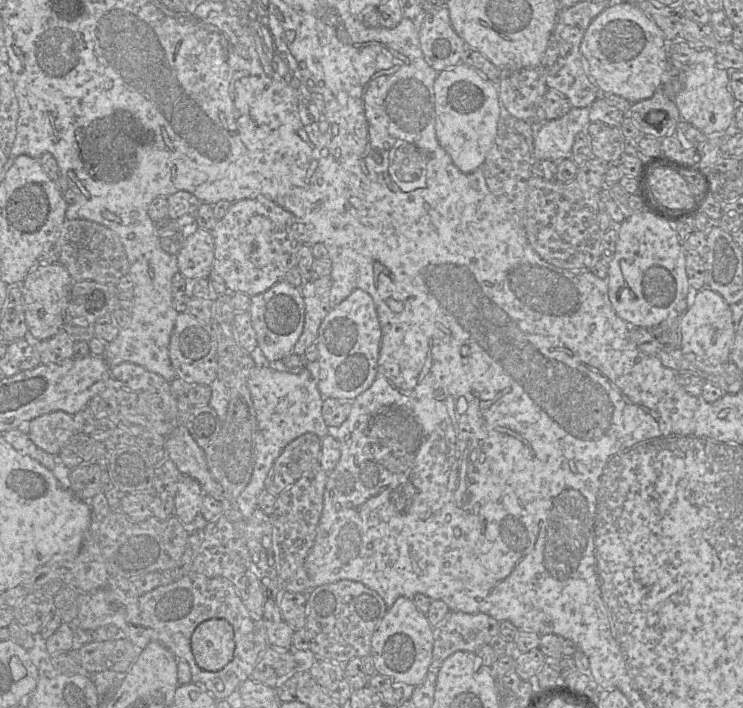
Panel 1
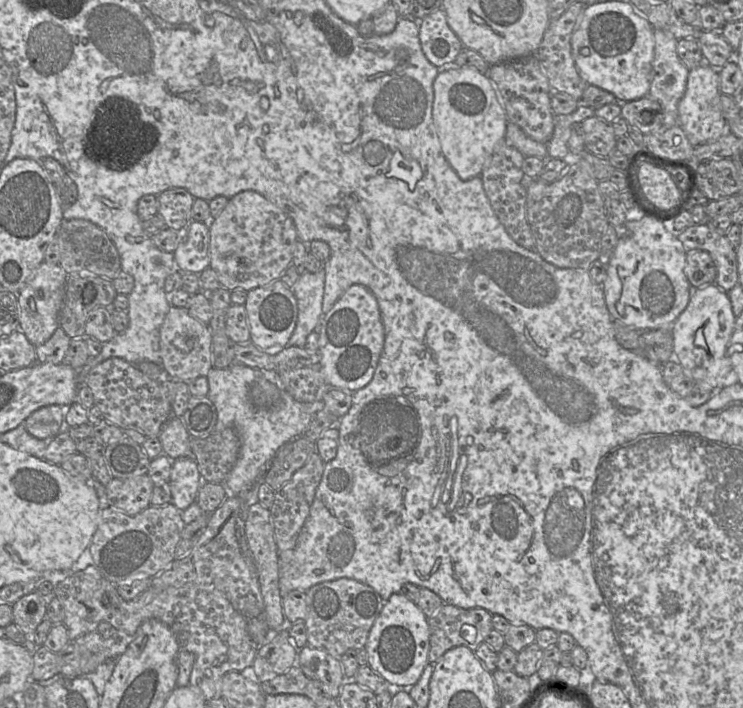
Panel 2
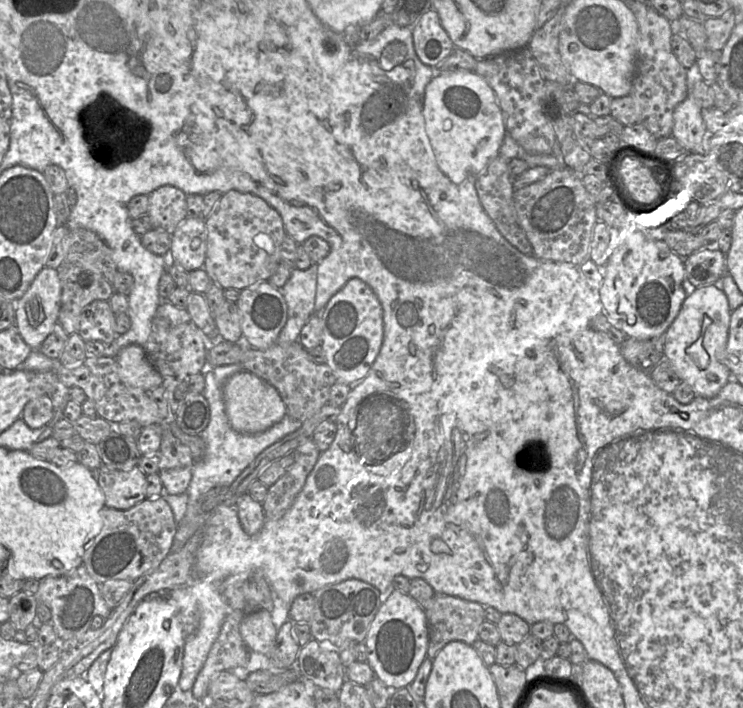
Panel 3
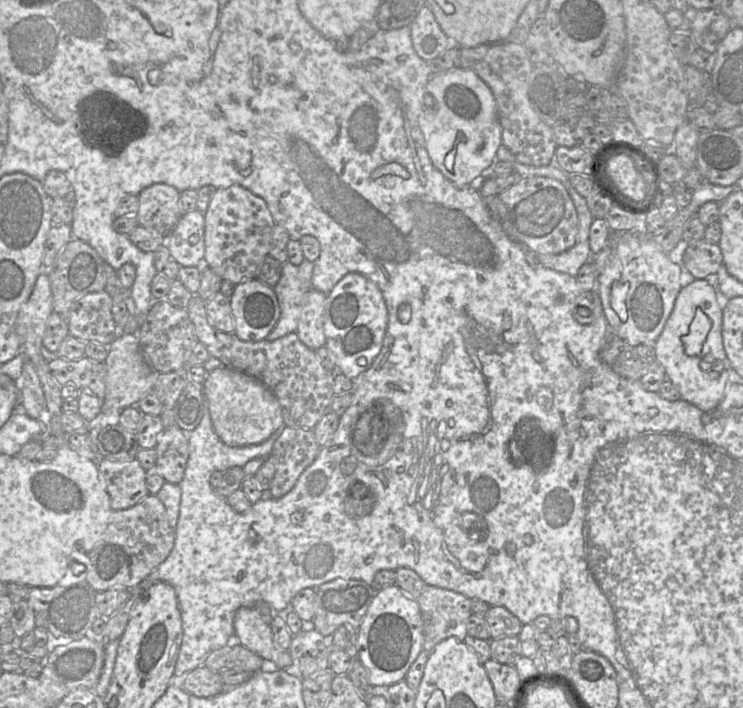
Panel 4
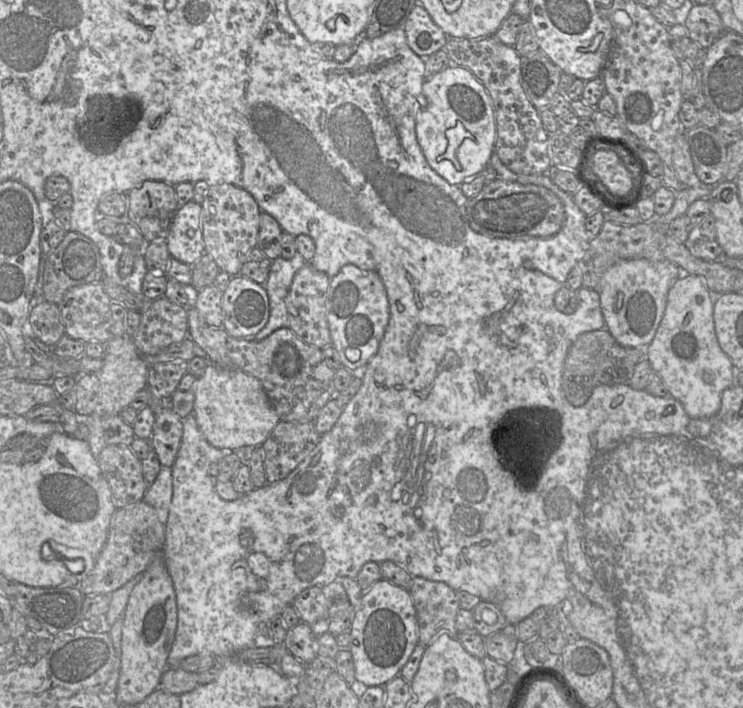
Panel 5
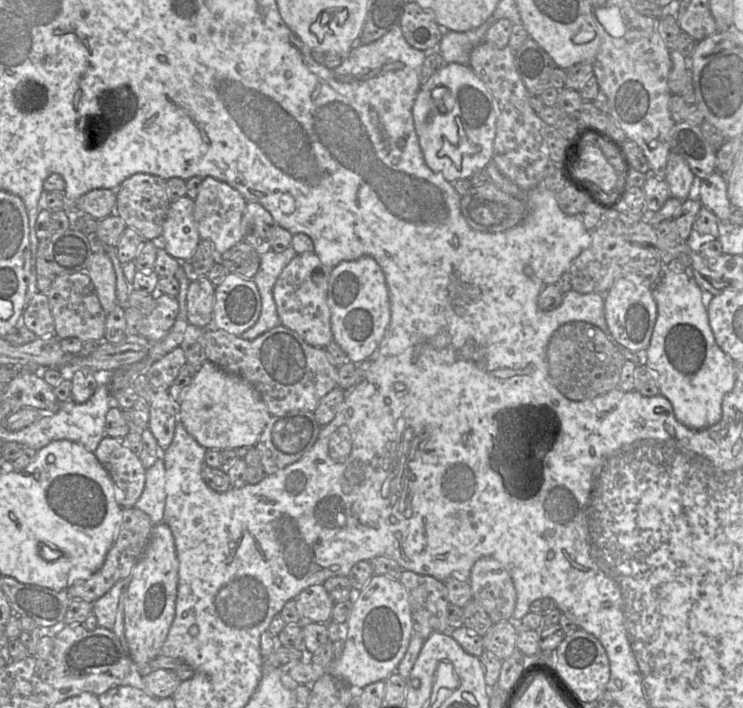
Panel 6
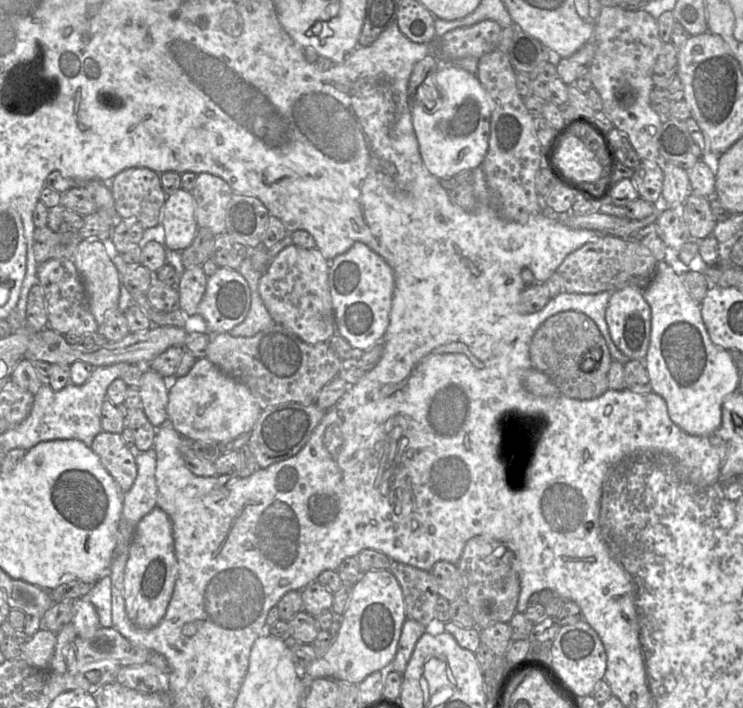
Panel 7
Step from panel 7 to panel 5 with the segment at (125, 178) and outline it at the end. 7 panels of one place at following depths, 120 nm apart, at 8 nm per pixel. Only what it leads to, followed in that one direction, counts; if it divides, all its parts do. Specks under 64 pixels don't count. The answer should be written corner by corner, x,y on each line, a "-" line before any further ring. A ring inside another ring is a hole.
147,180
127,194
126,219
137,226
146,243
166,240
179,208
175,186

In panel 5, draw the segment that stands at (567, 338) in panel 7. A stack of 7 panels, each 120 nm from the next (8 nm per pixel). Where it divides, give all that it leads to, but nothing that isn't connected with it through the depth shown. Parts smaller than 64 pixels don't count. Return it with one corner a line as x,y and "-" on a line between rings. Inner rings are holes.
605,328
582,333
569,348
563,367
563,393
566,400
572,405
580,405
590,396
594,388
601,385
628,385
635,366
643,359
642,349
626,347
616,341
611,333

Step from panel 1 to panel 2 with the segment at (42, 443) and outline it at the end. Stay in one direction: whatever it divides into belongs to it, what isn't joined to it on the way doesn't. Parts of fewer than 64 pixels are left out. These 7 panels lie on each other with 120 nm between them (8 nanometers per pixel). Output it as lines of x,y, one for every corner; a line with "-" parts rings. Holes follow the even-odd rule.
59,405
37,409
25,420
24,425
33,437
40,440
52,439
69,428
64,424
62,407

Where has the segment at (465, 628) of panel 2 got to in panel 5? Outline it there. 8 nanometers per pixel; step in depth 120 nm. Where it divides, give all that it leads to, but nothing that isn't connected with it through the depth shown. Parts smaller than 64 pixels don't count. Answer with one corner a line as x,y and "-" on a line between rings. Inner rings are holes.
413,577
409,593
416,609
418,641
420,644
427,647
441,634
457,637
458,631
455,622
460,604
455,590
443,582

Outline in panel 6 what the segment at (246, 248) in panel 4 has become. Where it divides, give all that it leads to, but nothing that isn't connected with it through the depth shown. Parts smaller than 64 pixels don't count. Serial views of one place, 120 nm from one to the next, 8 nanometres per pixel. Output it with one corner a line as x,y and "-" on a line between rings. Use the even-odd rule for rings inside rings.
211,176
203,178
194,199
194,220
201,240
209,241
218,256
243,241
242,219
246,203
243,195
226,182

